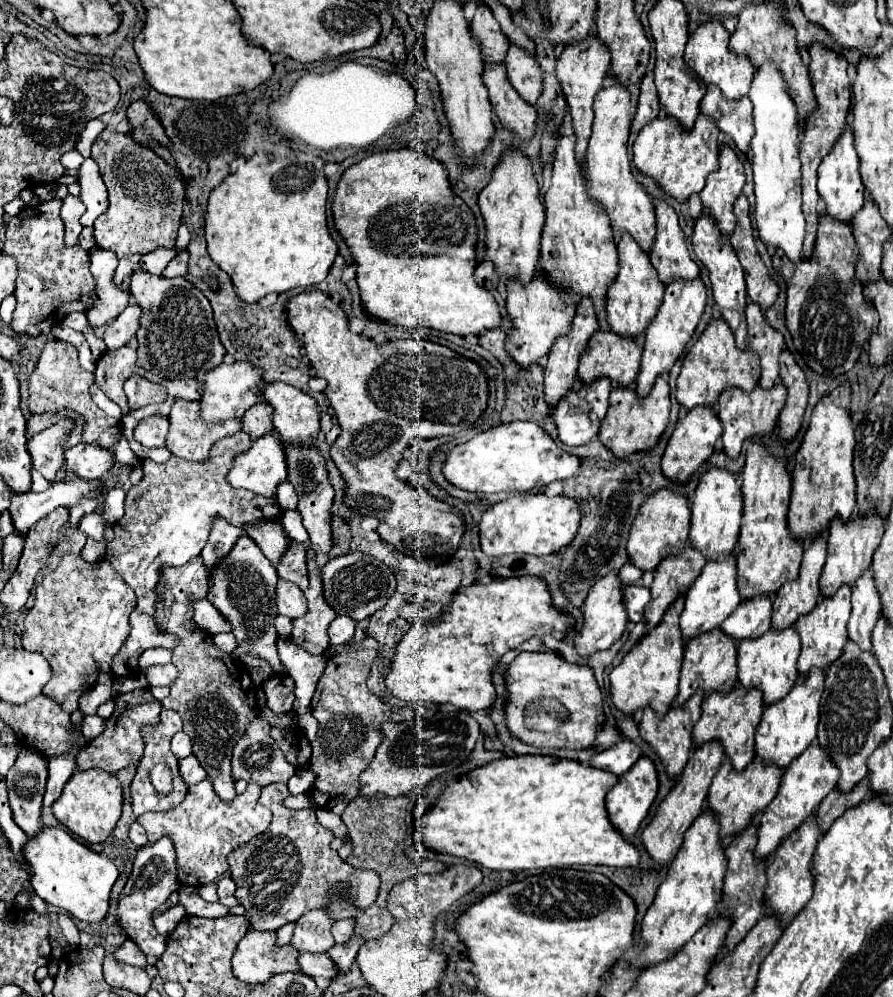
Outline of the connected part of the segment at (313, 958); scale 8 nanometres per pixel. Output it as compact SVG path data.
M301 953L297 959L301 971L313 979L335 979L337 969L325 953Z

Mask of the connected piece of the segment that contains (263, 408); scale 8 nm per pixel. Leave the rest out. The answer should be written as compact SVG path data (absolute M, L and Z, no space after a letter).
M255 403L243 417L241 417L241 431L251 435L253 439L267 435L273 431L271 423L271 407L267 403Z

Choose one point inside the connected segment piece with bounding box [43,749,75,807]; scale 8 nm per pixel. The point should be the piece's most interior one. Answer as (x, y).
(60, 768)

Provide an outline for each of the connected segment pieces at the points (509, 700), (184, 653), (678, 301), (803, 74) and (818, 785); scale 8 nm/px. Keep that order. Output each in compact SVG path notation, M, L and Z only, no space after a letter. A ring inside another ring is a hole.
M553 651L519 653L505 669L505 687L505 725L521 743L547 749L589 749L593 745L603 709L591 667L567 663Z
M195 559L183 567L167 567L163 579L157 587L157 611L155 619L163 631L175 633L181 643L173 649L173 665L179 671L179 677L169 685L171 693L163 699L165 709L173 709L183 719L183 733L193 741L193 755L199 759L201 767L207 771L207 777L213 783L215 793L223 801L235 799L235 787L231 777L231 751L235 743L243 737L247 723L257 717L255 703L257 693L245 665L241 665L231 655L223 653L215 643L213 635L199 631L193 621L191 601L203 599L207 595L207 573L203 563Z
M699 277L695 281L689 281L689 283L675 281L675 283L665 287L665 299L659 307L659 313L645 333L641 371L639 371L637 387L635 387L637 397L647 397L647 393L655 385L655 379L663 373L669 373L673 363L685 355L687 345L689 345L689 341L695 333L695 327L703 315L703 309L705 309L705 291L707 289Z
M777 1L749 3L741 11L737 31L731 35L731 41L729 41L729 51L733 55L747 57L755 65L755 69L759 69L767 59L775 61L781 75L783 75L783 79L789 83L791 97L795 99L795 105L797 105L799 123L801 125L807 123L807 115L811 115L811 111L815 109L815 99L811 97L813 89L811 89L809 69L803 65L801 53L799 53L799 49L795 45L795 29L783 19L783 7Z
M811 745L795 761L791 761L787 771L783 773L779 793L775 795L775 799L769 803L769 807L759 817L755 857L769 859L771 853L779 847L779 843L783 843L783 839L787 839L787 835L791 831L795 831L811 813L817 811L817 807L825 799L825 795L835 789L837 779L839 779L839 769L835 769L831 759L819 745Z

